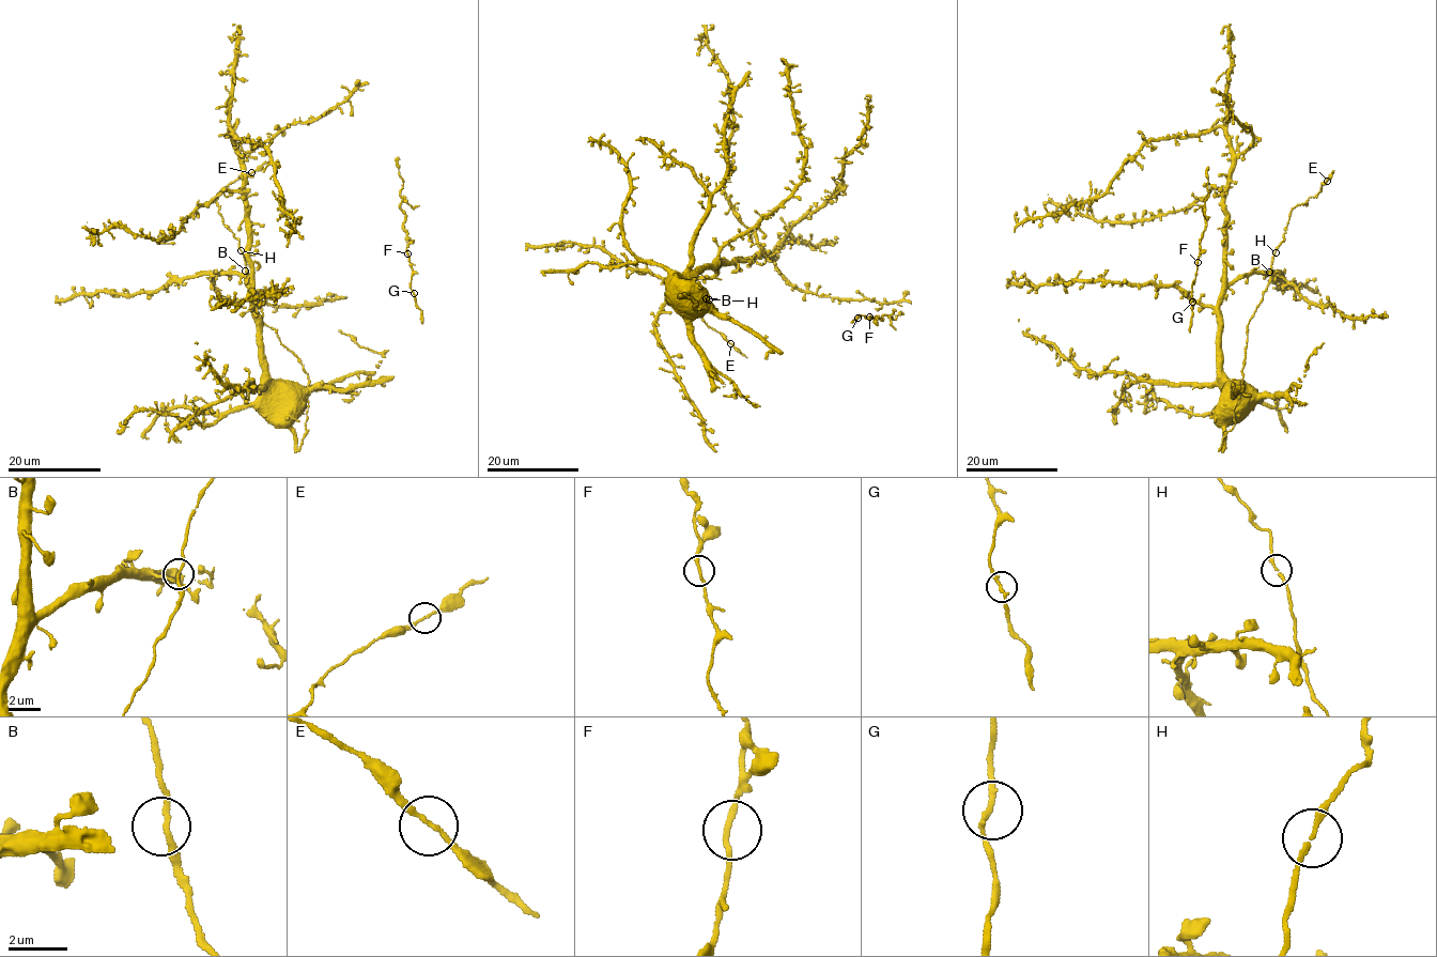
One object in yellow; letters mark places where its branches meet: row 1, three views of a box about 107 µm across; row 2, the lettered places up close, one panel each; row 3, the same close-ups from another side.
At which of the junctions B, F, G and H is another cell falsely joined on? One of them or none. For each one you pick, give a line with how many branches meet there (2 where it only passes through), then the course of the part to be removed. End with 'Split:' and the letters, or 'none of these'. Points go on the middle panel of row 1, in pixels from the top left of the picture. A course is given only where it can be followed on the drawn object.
Split: none of these

